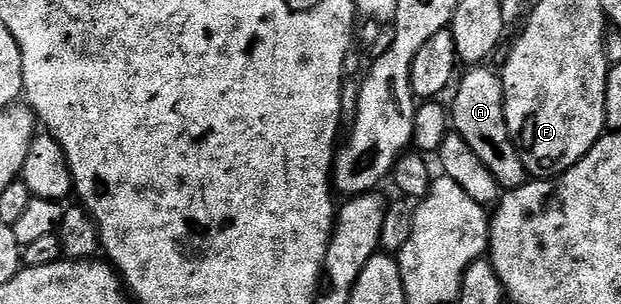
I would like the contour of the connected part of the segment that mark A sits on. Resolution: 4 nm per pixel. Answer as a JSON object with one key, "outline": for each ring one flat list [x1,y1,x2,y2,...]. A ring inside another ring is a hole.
{"outline":[[474,65,469,68,466,76,456,83,458,92,454,95,454,111,452,107,452,127,457,135,468,141,468,149,484,161,488,173,496,177,499,188,503,192,516,189,528,182,526,166,508,133,506,124,506,106,502,92,502,76,490,65]]}

